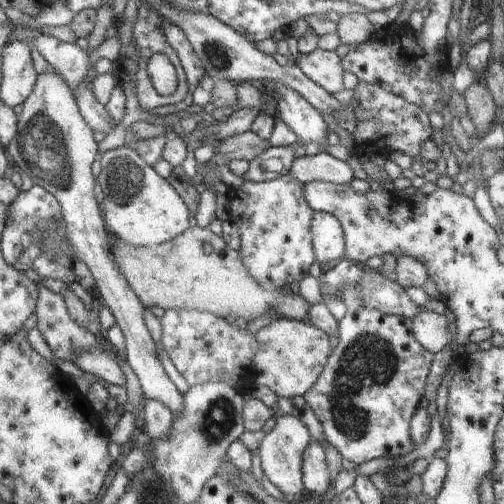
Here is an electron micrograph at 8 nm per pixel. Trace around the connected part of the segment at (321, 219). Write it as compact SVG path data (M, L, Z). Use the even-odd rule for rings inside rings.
M314 211L311 234L315 260L320 264L346 257L344 230L334 214Z

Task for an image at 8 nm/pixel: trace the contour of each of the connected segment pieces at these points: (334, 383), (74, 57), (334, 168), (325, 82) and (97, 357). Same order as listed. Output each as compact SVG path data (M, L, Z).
M362 308L358 312L346 312L338 325L338 346L331 350L312 390L301 398L312 408L328 443L350 462L360 465L377 458L410 453L414 449L411 420L421 402L433 355L416 341L412 321L401 315Z
M44 35L34 38L34 48L44 57L49 69L66 82L75 97L78 86L90 70L88 51L82 50L76 43L68 44Z
M327 153L293 159L288 175L302 183L324 180L332 184L350 184L356 178L347 163Z
M317 49L310 54L299 53L298 58L291 62L330 95L344 90L344 68L335 51Z
M101 341L92 346L90 352L80 352L74 360L74 365L80 368L84 373L89 372L95 377L99 377L102 382L106 381L110 385L126 386L126 376L121 370L116 358L112 353L105 352L101 347Z

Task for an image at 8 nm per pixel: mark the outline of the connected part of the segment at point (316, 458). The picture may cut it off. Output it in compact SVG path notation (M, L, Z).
M317 441L310 442L304 450L302 462L303 484L308 495L321 495L329 476L325 463L325 452Z

